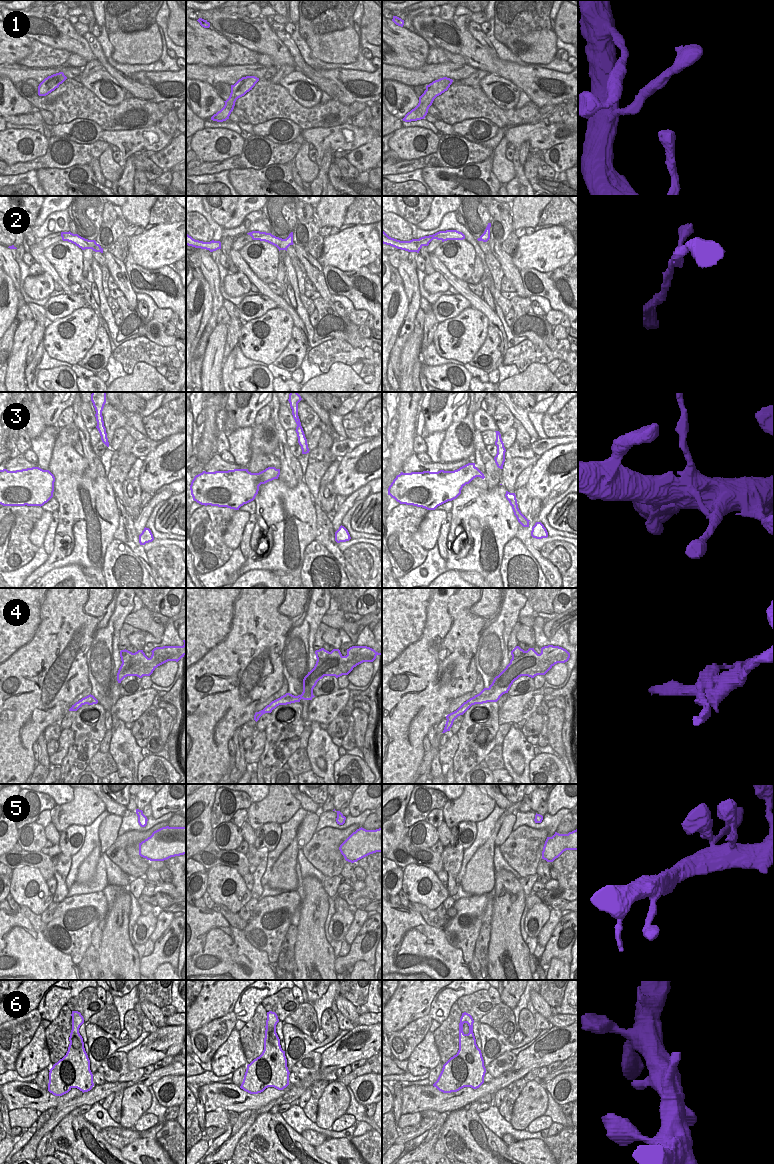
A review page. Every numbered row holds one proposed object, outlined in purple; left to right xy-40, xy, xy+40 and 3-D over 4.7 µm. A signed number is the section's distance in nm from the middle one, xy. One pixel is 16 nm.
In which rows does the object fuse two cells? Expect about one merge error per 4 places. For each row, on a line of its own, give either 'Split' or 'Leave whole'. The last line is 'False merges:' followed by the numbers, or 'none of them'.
1: Leave whole
2: Leave whole
3: Split
4: Split
5: Leave whole
6: Leave whole
False merges: 3, 4.

